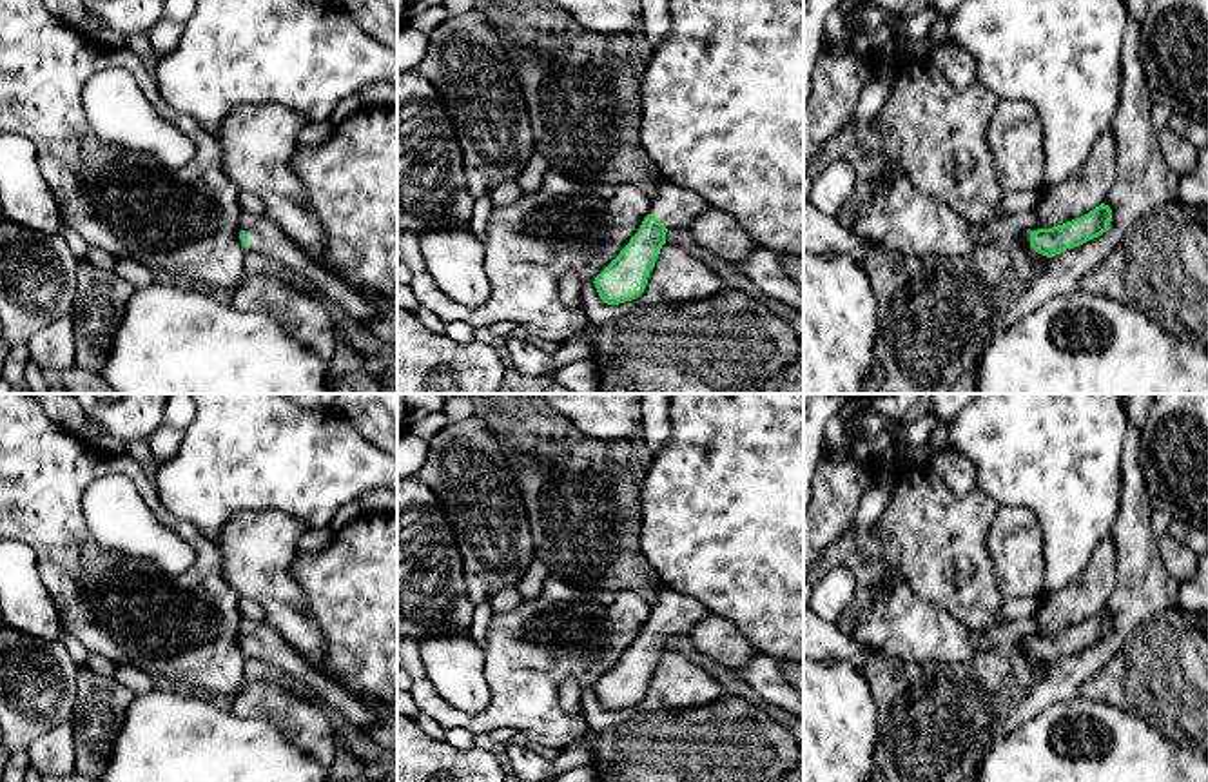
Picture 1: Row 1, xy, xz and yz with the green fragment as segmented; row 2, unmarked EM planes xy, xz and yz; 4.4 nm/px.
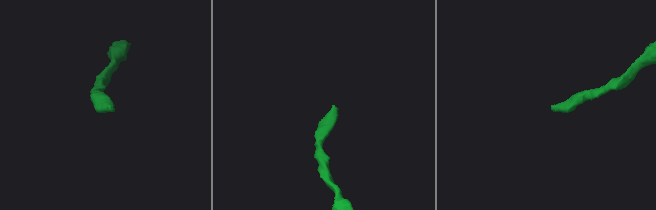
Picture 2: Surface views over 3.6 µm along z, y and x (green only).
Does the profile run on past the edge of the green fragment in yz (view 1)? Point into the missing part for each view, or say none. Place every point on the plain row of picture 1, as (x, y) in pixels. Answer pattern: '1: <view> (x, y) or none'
1: yz (1025, 643)

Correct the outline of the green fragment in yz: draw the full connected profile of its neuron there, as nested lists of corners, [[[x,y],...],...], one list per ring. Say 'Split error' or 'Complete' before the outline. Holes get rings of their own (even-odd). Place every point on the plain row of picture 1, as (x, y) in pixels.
Split error. [[[1101,610],[1088,621],[1052,635],[1023,637],[1018,644],[1036,659],[1052,664],[1061,657],[1079,653],[1110,635],[1112,617]]]

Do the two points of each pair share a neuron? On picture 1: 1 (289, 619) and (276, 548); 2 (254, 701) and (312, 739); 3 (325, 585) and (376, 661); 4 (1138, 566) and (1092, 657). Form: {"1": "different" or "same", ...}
{"1": "same", "2": "same", "3": "same", "4": "same"}

